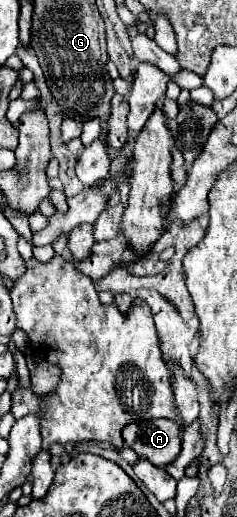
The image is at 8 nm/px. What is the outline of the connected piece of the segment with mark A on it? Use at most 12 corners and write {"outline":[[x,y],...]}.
{"outline":[[172,419],[130,423],[124,441],[156,467],[172,463],[182,445]]}

